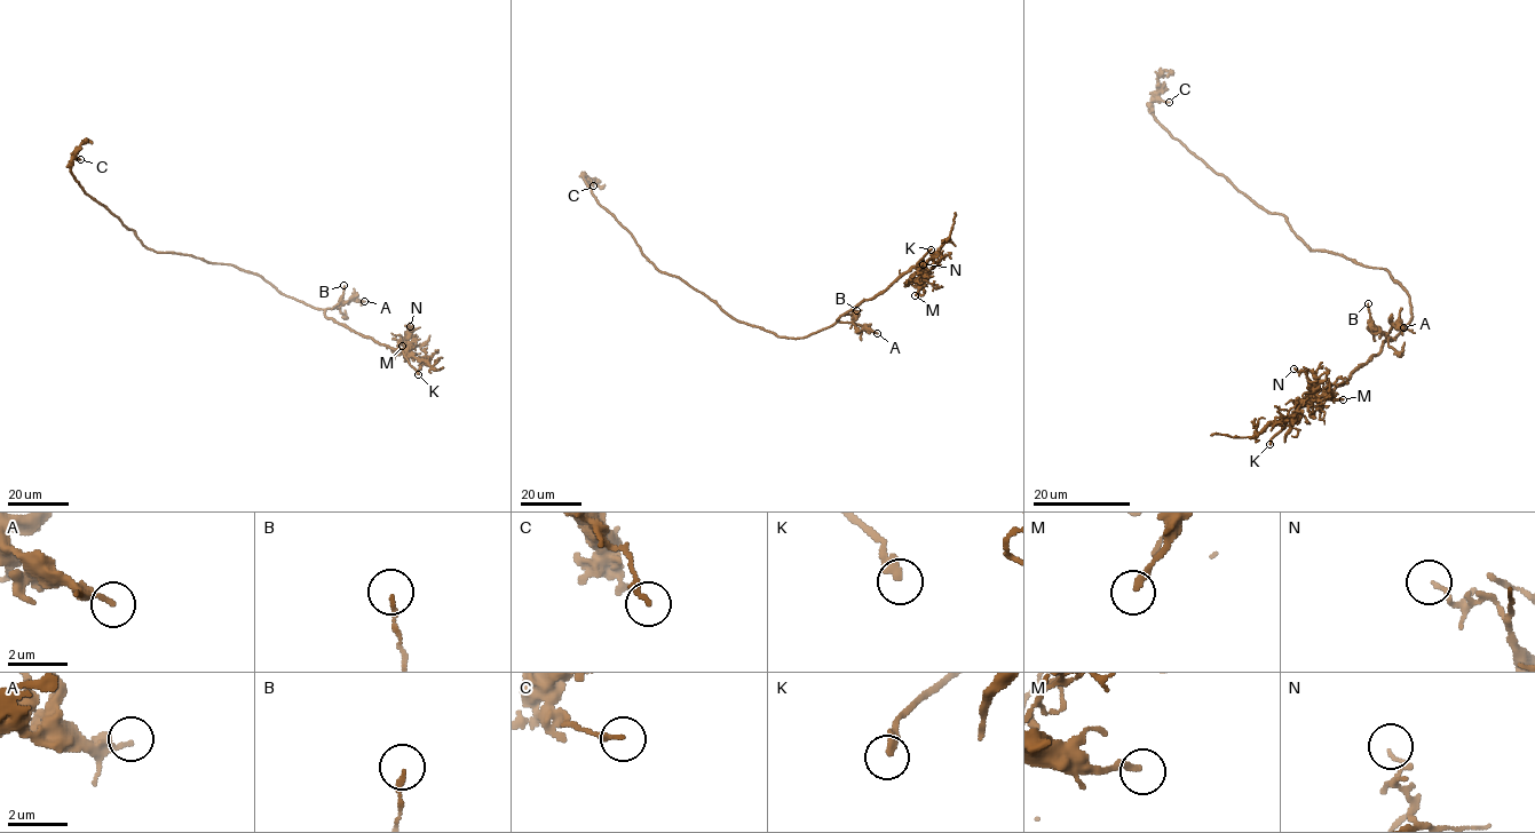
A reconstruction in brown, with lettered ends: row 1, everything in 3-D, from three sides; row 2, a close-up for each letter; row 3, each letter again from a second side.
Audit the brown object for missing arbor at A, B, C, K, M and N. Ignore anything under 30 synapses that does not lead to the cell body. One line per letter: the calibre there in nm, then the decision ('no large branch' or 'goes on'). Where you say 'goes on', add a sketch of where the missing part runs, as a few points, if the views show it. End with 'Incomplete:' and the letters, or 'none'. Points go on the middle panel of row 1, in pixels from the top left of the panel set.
A: 220 nm thick; no large branch
B: 140 nm thick; no large branch
C: 180 nm thick; no large branch
K: 320 nm thick; goes on; missing branch runs (931, 250), (936, 240), (960, 239), (1007, 253), (1011, 260), (1007, 262)
M: 220 nm thick; no large branch
N: 100 nm thick; no large branch
Incomplete: K

